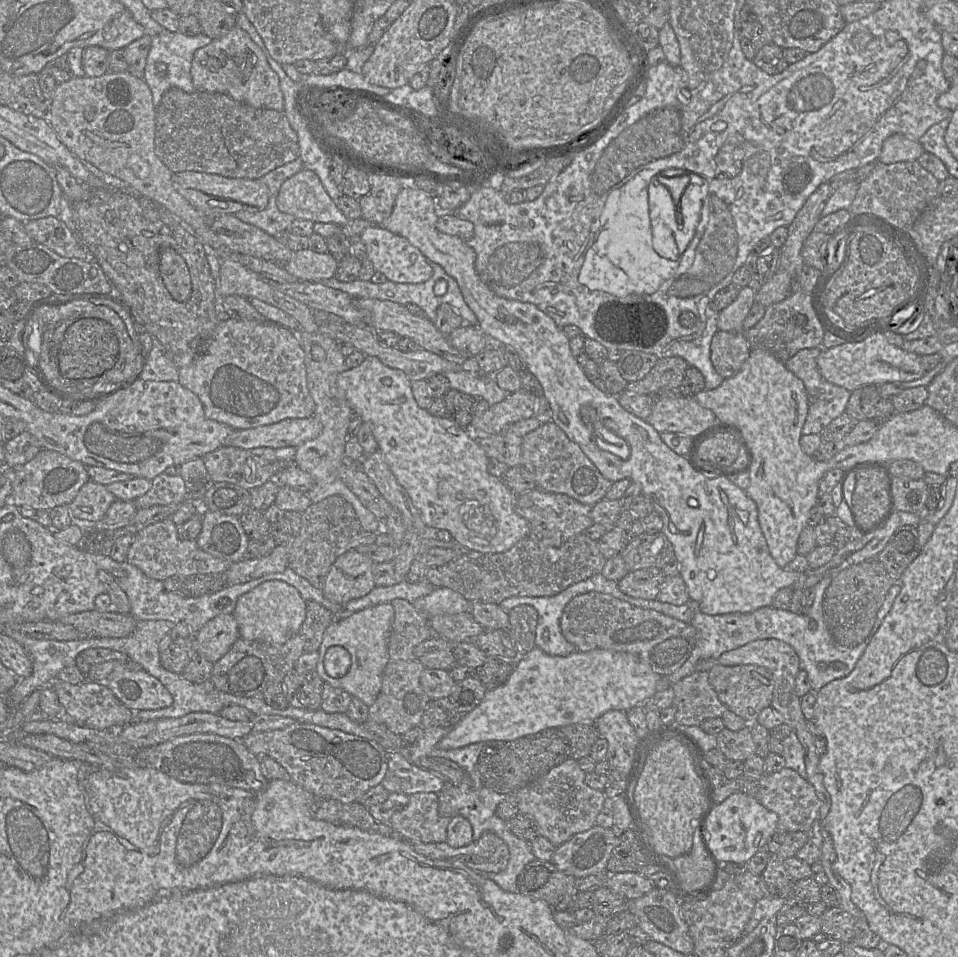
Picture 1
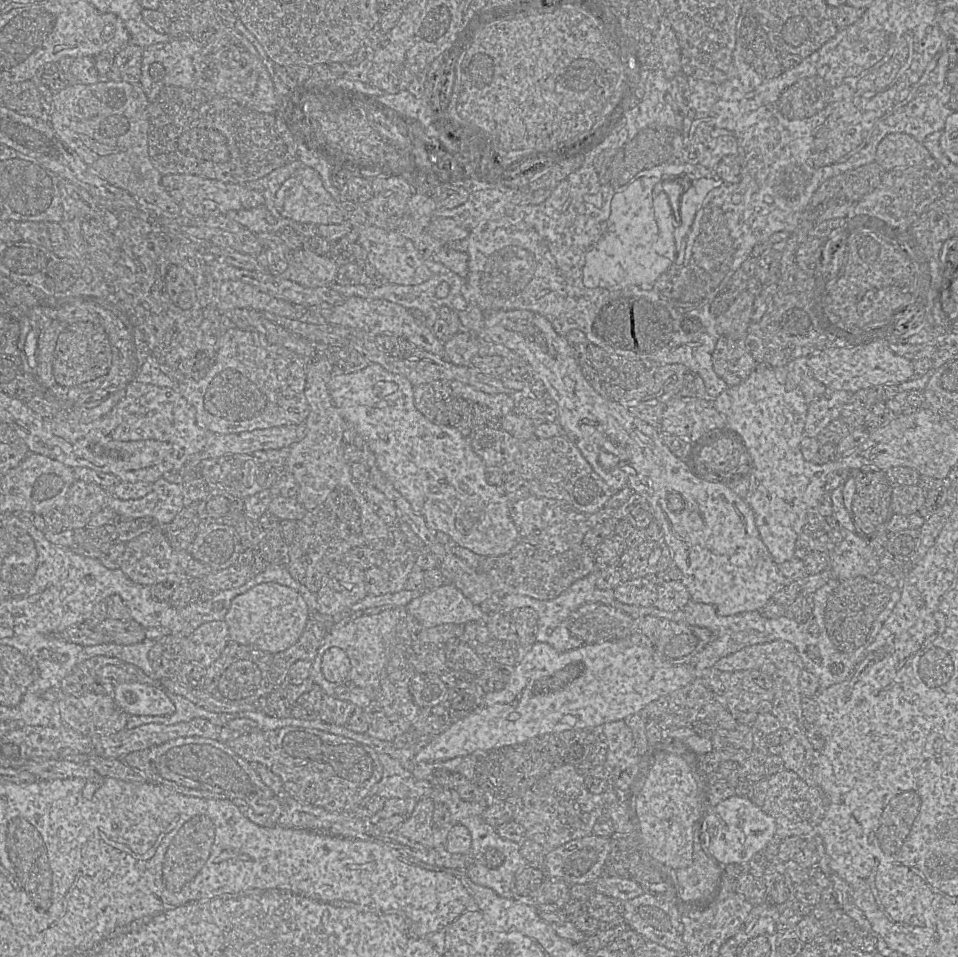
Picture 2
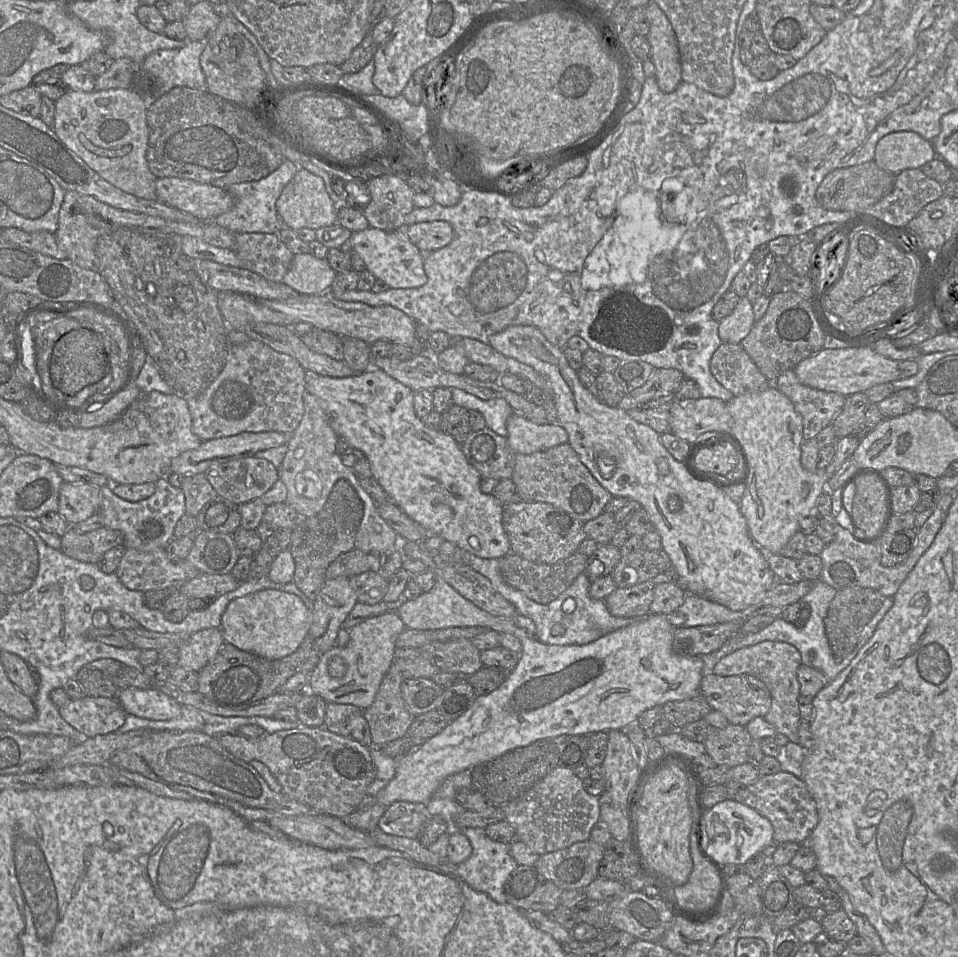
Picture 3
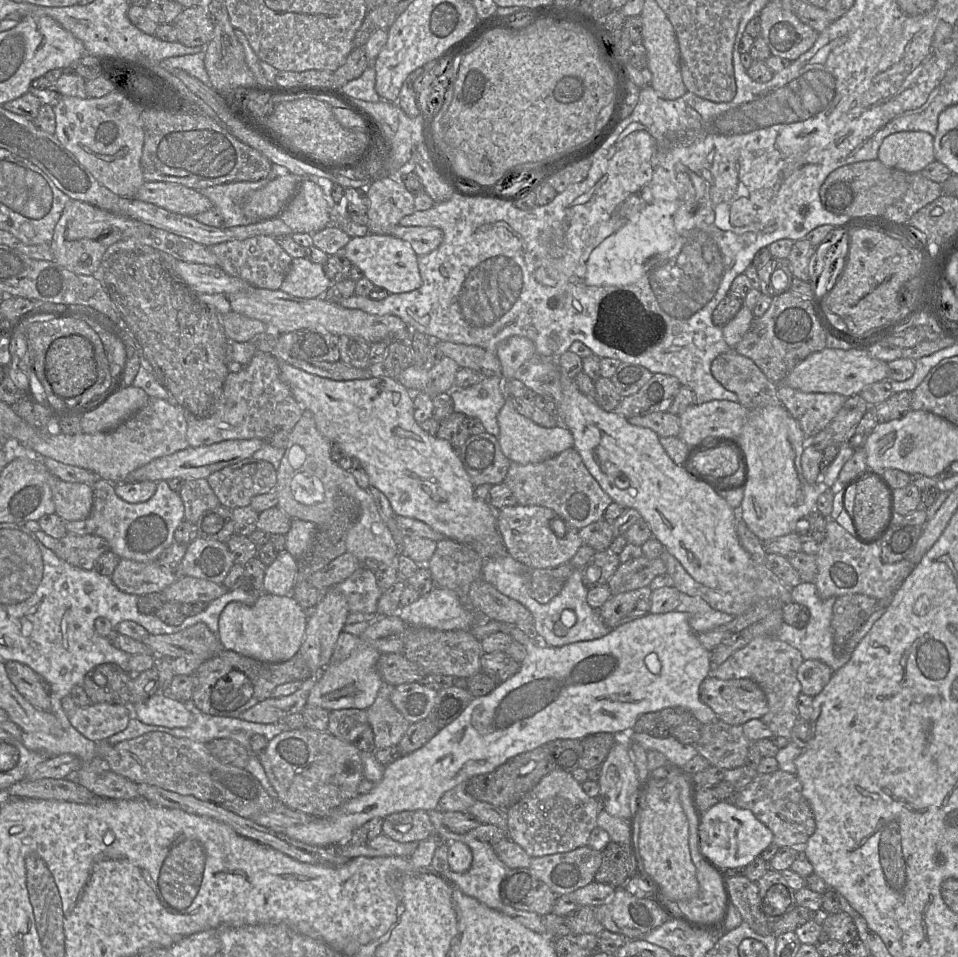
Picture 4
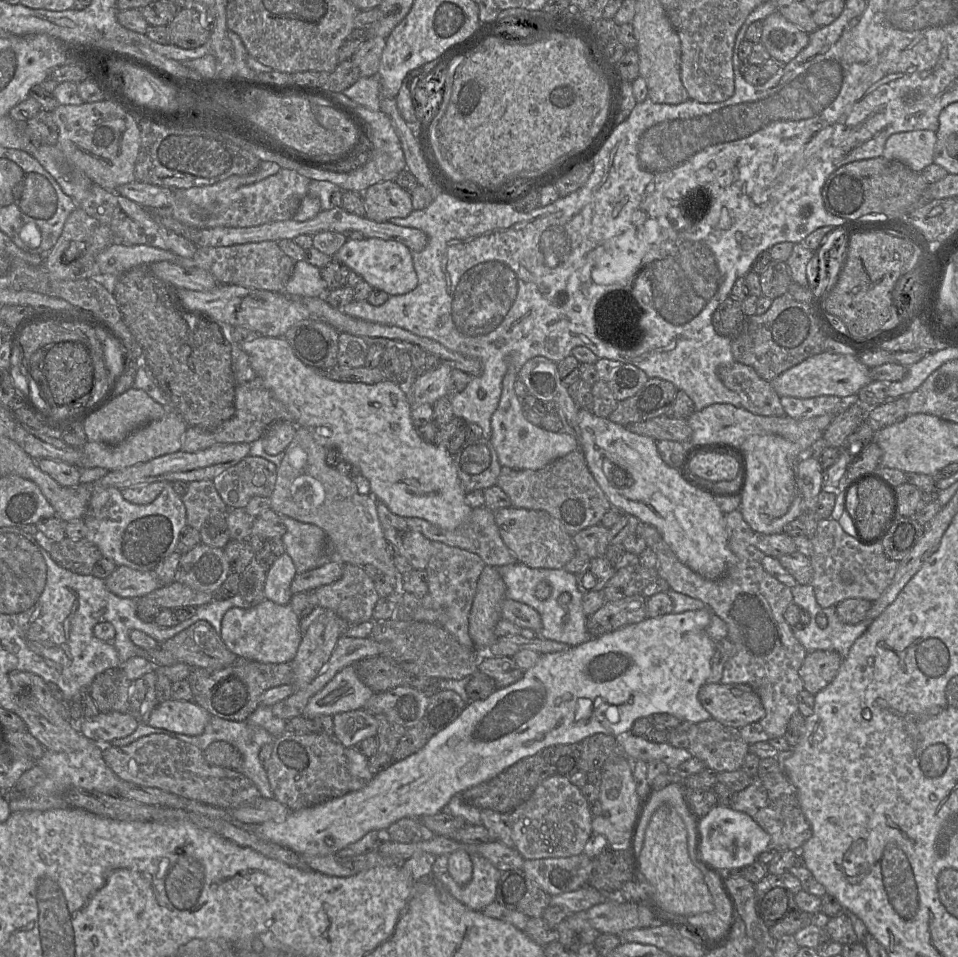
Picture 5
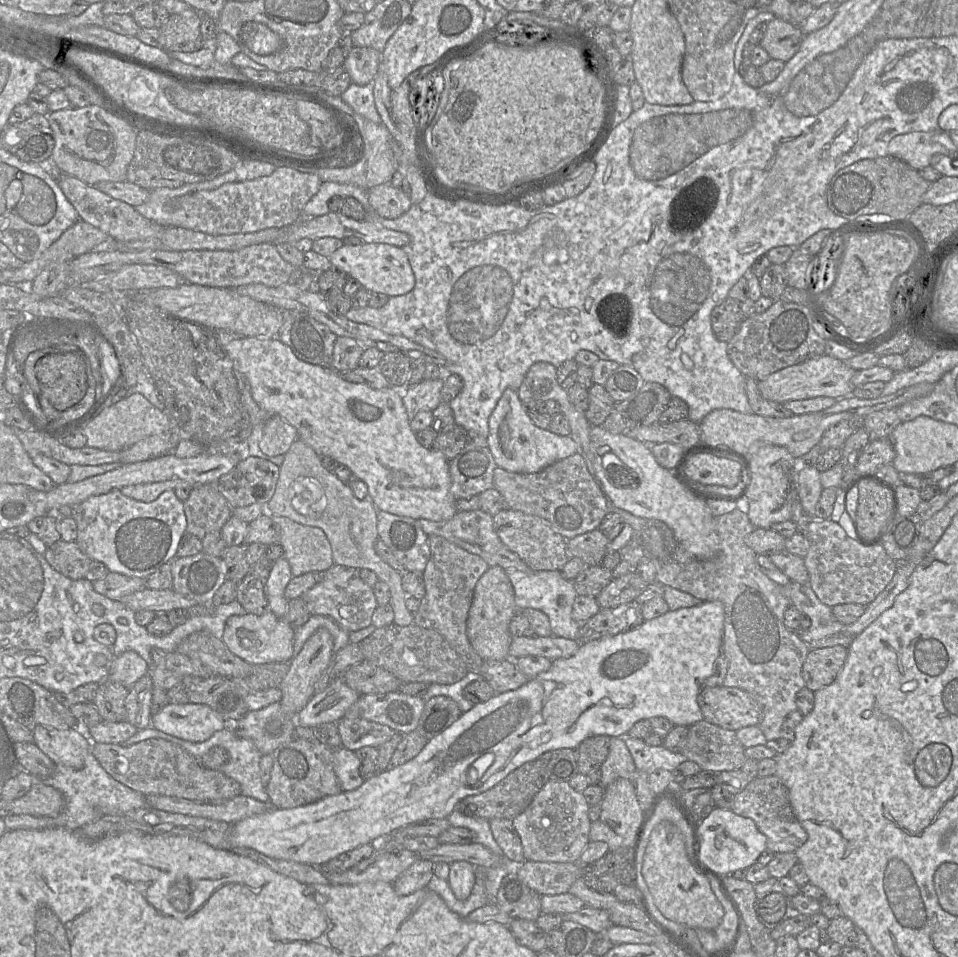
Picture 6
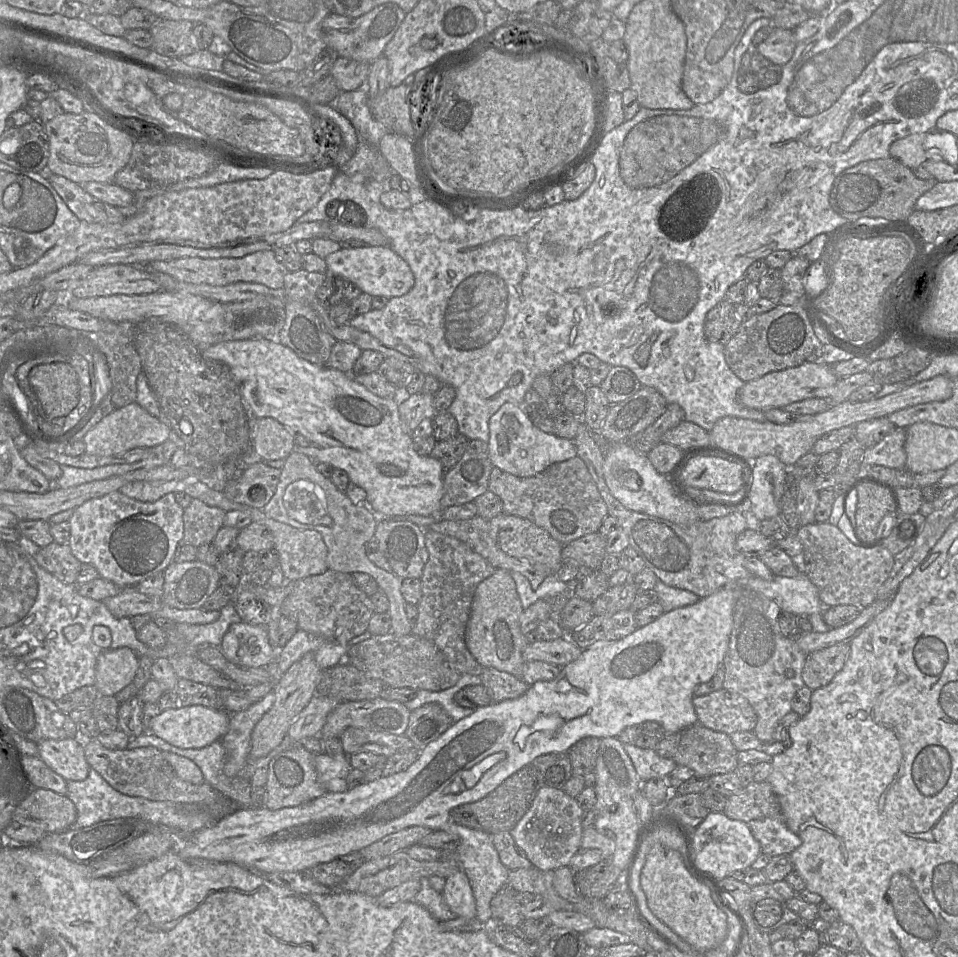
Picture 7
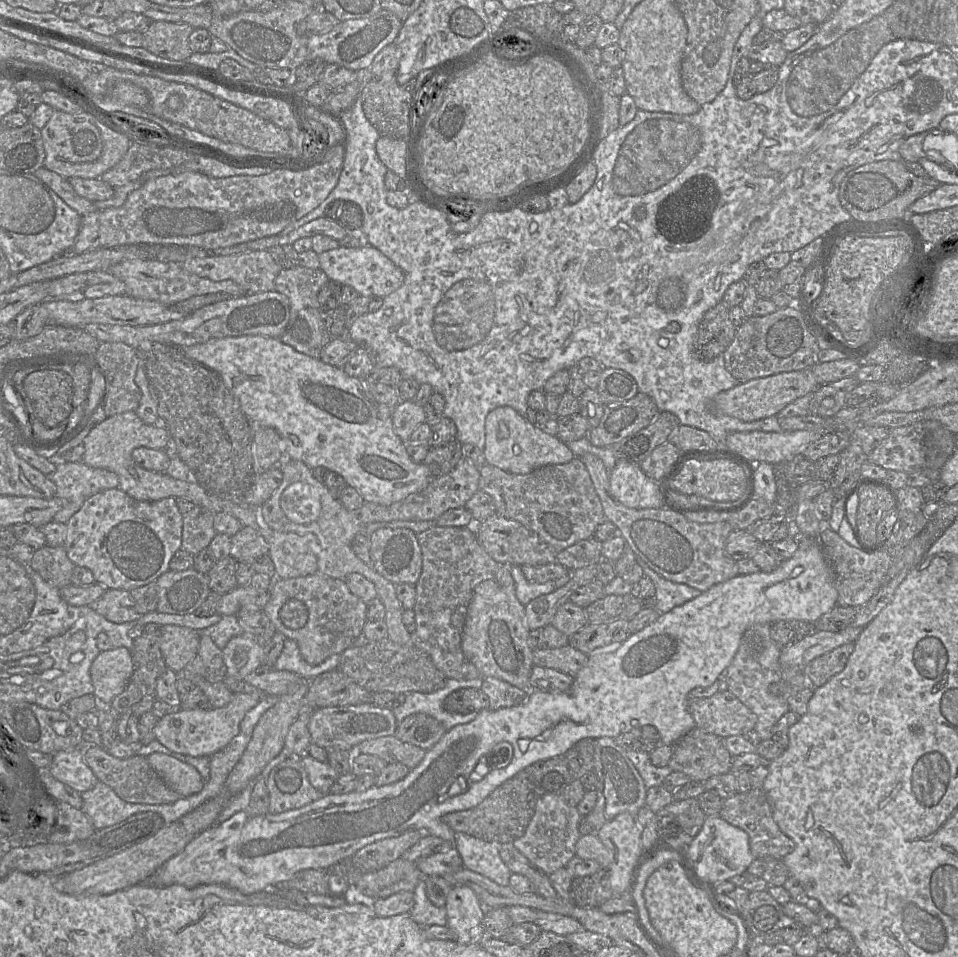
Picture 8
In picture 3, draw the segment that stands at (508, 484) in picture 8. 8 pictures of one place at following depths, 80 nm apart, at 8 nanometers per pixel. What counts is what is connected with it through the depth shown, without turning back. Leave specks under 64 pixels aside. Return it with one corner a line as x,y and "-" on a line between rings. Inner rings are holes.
568,443
534,452
532,454
516,454
515,466
511,479
523,501
535,501
552,504
568,512
574,518
585,523
604,512
605,505
614,497
590,473
579,456

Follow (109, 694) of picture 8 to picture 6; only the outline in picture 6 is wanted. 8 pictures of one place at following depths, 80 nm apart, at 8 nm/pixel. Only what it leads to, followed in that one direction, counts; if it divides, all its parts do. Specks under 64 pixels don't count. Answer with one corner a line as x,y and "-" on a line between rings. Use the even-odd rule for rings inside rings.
134,651
114,657
108,678
130,689
141,677
149,674
150,666

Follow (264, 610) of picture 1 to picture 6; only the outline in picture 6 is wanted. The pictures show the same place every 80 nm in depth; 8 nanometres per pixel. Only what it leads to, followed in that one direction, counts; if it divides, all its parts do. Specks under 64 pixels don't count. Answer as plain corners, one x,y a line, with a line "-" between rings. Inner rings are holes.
268,610
262,615
246,613
230,616
226,620
221,640
230,652
251,665
289,663
293,658
294,634
295,630
284,618

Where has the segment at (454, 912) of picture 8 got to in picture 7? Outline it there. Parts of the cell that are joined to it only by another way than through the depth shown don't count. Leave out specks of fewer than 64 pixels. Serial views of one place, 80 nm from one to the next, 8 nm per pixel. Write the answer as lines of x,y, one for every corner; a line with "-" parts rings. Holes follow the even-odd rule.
462,869
446,879
443,897
450,910
458,917
476,919
476,900
470,880

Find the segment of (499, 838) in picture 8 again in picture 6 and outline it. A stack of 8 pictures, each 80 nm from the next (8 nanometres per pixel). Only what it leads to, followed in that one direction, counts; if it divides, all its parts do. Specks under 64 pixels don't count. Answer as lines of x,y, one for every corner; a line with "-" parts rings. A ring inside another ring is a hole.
539,756
518,766
508,773
498,784
491,789
471,795
460,800
454,810
470,817
479,817
486,820
494,818
514,819
522,813
532,802
540,789
548,782
548,760

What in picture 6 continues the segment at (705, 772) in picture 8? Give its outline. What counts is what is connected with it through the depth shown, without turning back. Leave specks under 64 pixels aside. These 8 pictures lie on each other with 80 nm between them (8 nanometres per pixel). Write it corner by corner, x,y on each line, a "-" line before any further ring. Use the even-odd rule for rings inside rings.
703,719
689,727
687,741
681,753
687,760
697,763
702,770
721,773
741,770
747,759
745,749
737,738
736,731
722,728

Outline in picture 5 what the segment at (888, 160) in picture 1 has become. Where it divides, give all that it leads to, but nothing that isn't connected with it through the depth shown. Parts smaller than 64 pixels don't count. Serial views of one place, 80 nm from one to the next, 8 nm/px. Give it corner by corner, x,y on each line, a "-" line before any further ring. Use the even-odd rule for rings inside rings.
930,130
895,133
886,140
882,157
921,172
933,163
936,141
936,133

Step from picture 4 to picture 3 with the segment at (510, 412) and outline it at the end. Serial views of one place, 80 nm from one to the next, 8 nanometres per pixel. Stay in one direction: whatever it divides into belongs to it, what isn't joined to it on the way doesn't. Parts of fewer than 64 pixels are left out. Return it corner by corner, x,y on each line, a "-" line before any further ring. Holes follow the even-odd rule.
515,411
506,426
507,441
515,453
532,454
568,443
568,433
560,424
536,424

